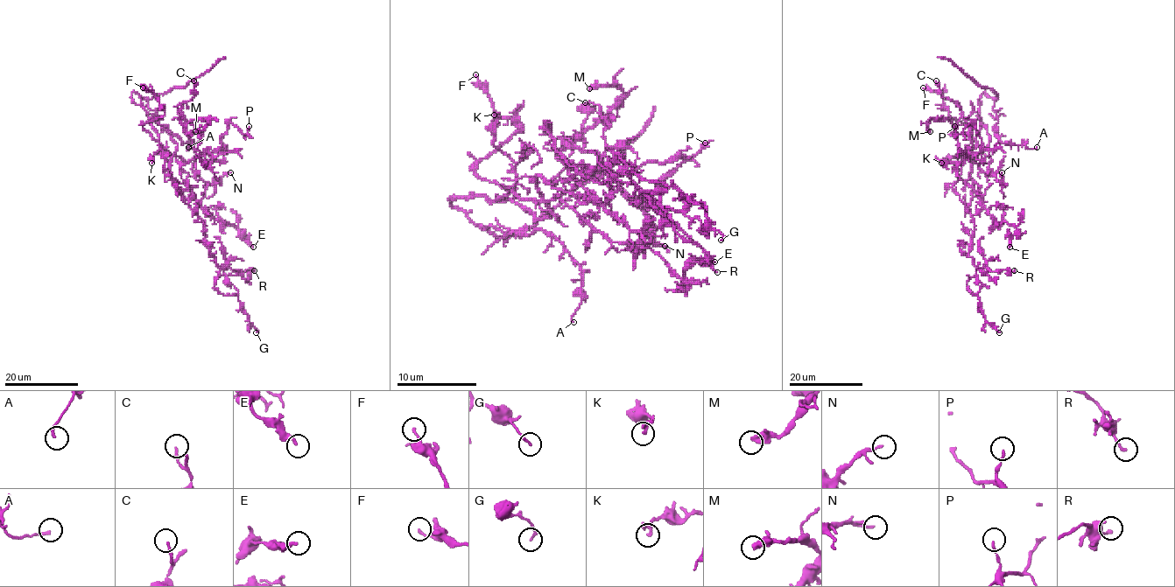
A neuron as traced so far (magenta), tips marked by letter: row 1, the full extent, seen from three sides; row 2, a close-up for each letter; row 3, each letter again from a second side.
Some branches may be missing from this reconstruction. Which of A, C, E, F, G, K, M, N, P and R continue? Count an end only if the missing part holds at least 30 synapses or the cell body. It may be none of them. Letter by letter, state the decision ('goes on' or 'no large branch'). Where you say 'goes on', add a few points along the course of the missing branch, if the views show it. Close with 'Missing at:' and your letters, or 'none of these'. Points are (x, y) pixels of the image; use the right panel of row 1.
A: no large branch
C: no large branch
E: no large branch
F: no large branch
G: no large branch
K: no large branch
M: no large branch
N: no large branch
P: no large branch
R: no large branch
Missing at: none of these

